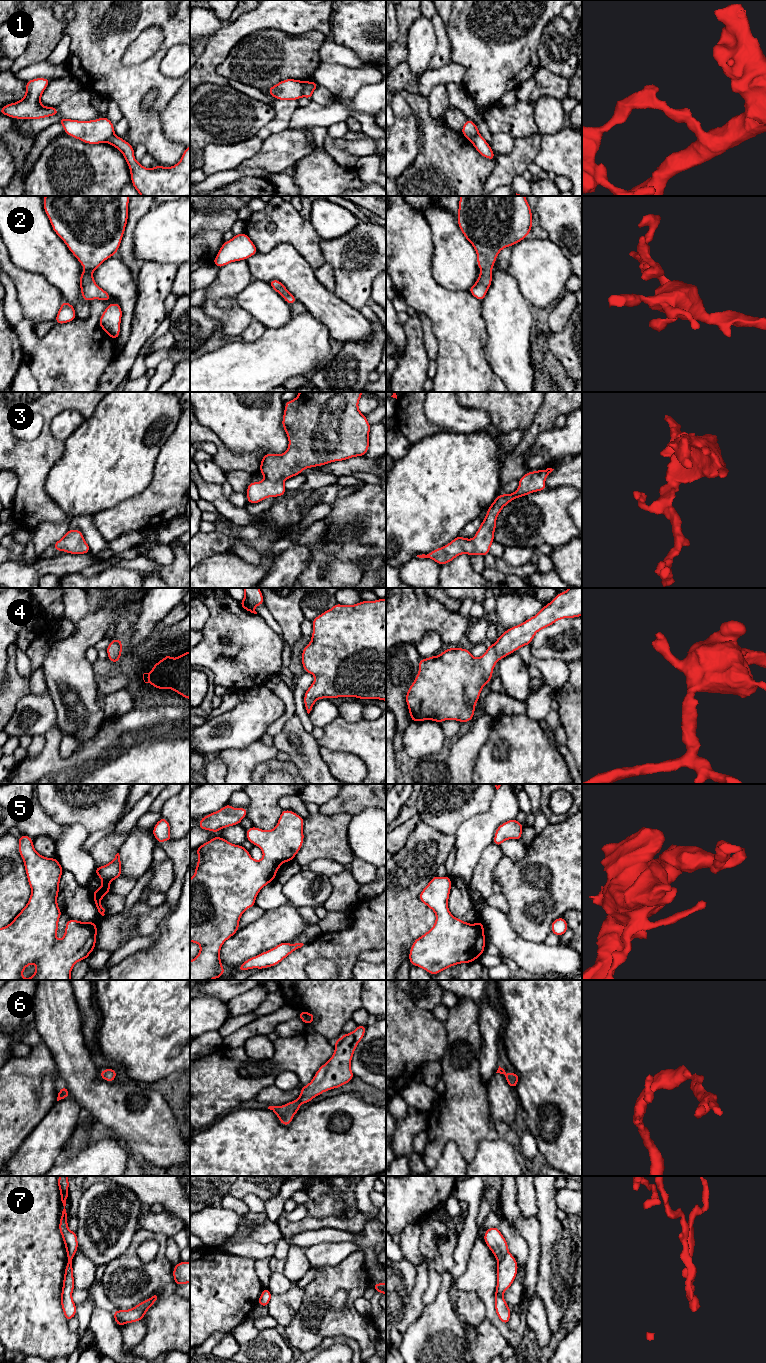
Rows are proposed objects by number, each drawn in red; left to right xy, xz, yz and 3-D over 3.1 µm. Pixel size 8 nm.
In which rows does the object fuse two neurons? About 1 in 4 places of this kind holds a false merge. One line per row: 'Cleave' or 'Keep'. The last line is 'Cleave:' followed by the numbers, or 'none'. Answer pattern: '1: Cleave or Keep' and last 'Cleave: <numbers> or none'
1: Cleave
2: Keep
3: Keep
4: Keep
5: Keep
6: Keep
7: Cleave
Cleave: 1, 7

